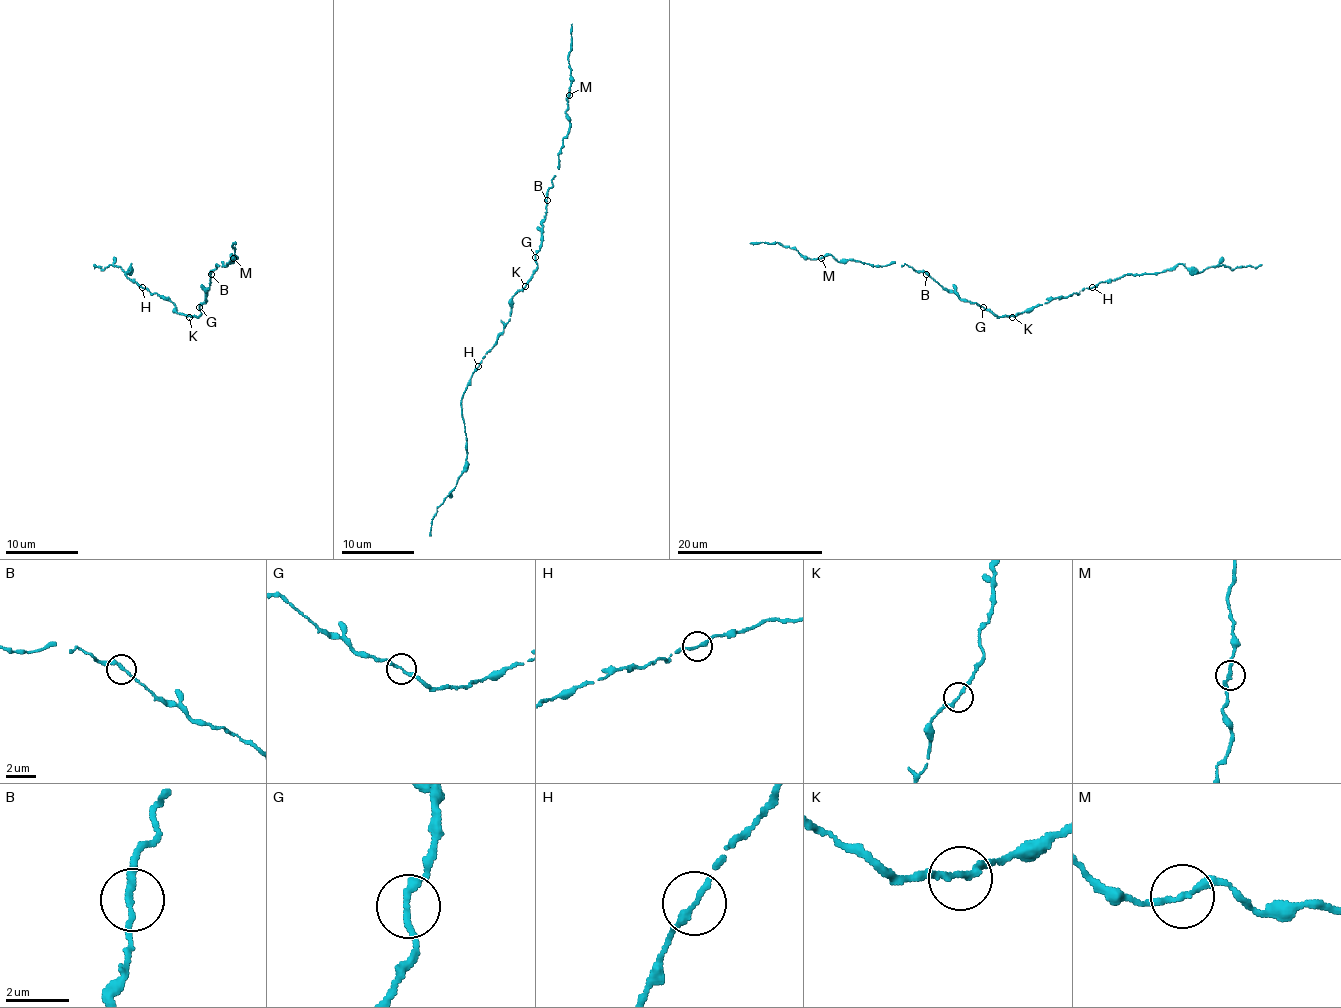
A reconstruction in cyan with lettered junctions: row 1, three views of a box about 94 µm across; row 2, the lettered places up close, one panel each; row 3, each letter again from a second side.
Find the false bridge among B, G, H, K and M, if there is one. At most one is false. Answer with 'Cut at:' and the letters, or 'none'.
Cut at: none

